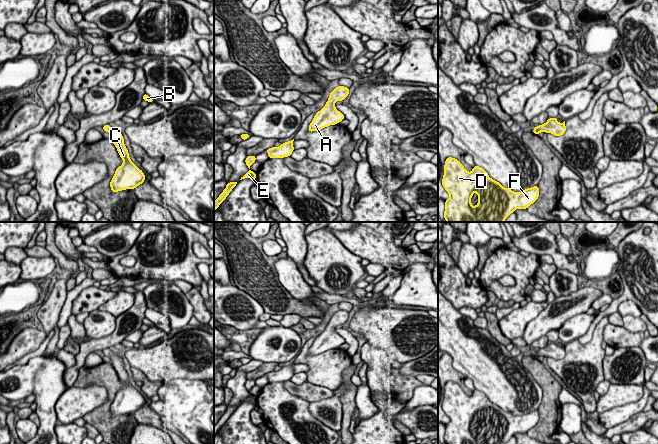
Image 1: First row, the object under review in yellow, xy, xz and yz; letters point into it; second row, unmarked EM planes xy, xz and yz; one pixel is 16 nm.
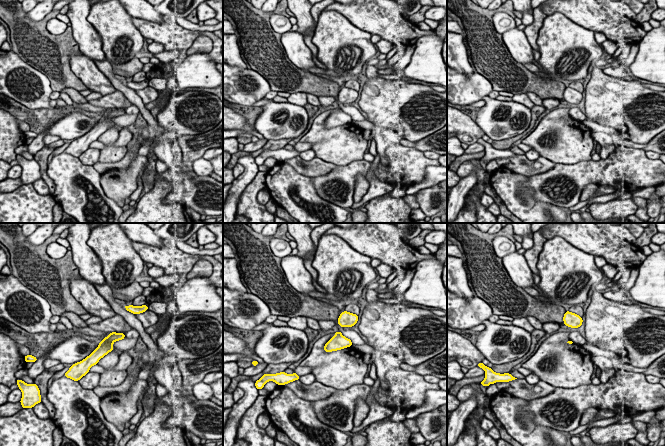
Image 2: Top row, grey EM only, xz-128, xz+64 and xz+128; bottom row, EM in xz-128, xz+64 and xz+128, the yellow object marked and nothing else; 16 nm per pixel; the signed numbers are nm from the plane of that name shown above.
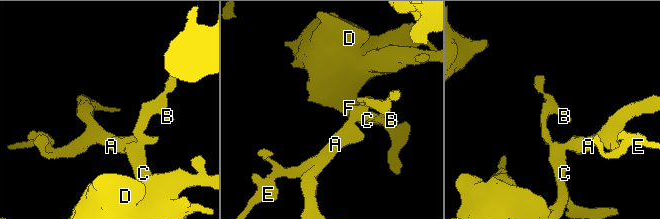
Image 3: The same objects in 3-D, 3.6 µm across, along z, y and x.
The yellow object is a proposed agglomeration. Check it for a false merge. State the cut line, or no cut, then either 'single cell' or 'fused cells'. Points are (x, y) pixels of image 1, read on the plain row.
no cut | single cell

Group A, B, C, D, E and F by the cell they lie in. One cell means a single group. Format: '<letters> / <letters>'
A B C D E F

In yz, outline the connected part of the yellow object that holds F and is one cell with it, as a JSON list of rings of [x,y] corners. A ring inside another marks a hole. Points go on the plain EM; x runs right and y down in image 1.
[[[452,381],[445,384],[442,409],[450,419],[445,425],[445,444],[505,444],[516,433],[527,433],[539,421],[538,409],[514,416],[490,402],[483,392],[475,389],[468,396],[459,384]],[[474,417],[478,419],[476,430],[471,428]]]

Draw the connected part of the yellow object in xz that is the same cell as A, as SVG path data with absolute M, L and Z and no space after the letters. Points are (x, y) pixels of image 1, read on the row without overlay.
M337 310L330 318L325 330L316 337L308 354L310 356L321 354L335 349L345 343L345 340L336 333L335 327L344 324L349 318L349 312Z

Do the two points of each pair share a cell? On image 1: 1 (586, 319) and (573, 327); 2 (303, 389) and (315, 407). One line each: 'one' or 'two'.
1: one
2: two

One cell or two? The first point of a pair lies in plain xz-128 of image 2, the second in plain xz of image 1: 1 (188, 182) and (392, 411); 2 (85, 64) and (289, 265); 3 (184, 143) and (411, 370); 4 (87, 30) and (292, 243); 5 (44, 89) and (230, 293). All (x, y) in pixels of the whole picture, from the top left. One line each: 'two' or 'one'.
1: two
2: one
3: one
4: one
5: one

